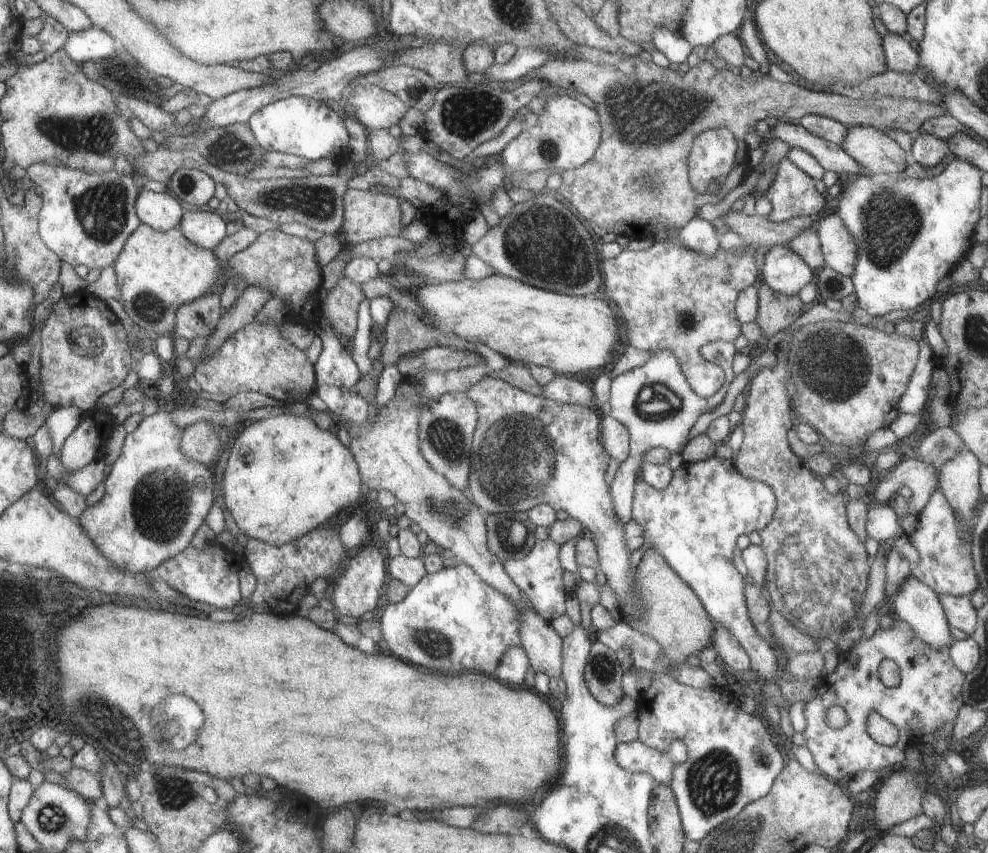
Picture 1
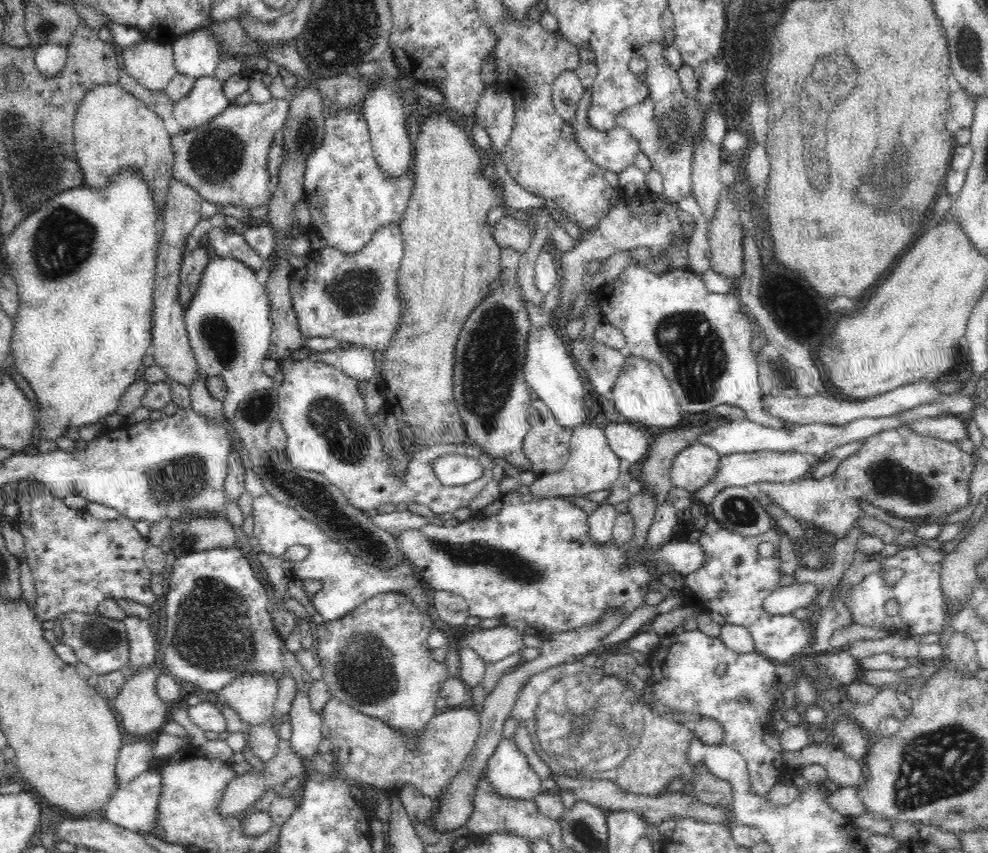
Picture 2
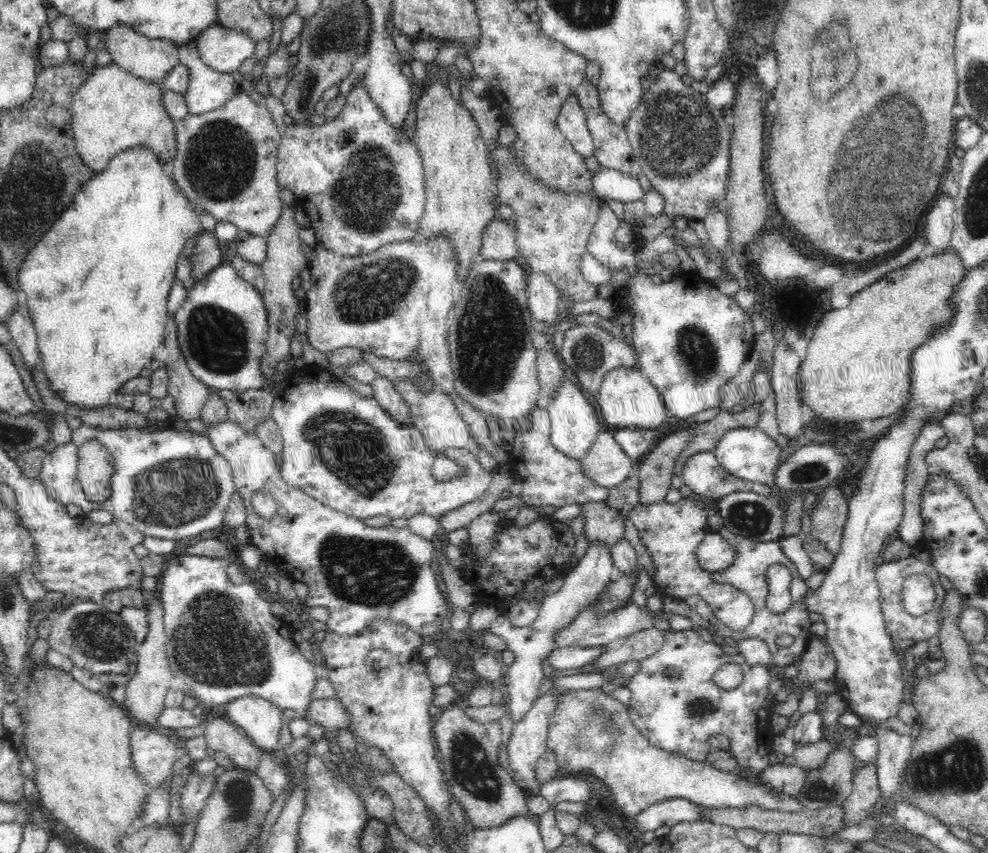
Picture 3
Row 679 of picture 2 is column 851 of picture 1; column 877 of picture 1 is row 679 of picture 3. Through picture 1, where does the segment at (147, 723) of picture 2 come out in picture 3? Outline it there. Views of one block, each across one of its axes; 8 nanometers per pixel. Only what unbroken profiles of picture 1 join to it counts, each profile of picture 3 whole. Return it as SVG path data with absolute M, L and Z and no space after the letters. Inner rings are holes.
M159 597L146 605L148 634L143 644L137 646L137 669L126 685L126 710L146 728L160 730L158 714L164 710L167 690L173 687L174 678L166 653L166 632L163 621L164 611Z

